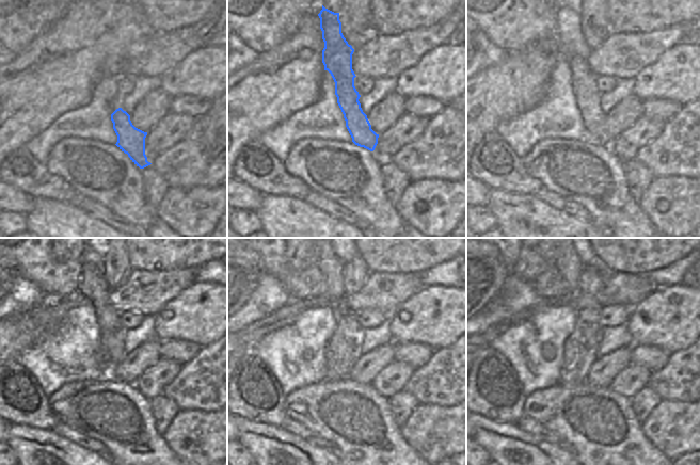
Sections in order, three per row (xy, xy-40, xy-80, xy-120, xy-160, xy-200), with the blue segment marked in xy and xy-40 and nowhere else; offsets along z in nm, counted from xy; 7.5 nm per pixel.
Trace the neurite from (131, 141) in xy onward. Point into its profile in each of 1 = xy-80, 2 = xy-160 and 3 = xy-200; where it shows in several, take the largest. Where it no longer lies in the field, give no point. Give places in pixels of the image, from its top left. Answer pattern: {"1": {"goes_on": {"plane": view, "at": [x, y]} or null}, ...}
{"1": {"goes_on": {"plane": "xy-80", "at": [571, 46]}}, "2": {"goes_on": {"plane": "xy-160", "at": [330, 266]}}, "3": {"goes_on": {"plane": "xy-200", "at": [568, 262]}}}

